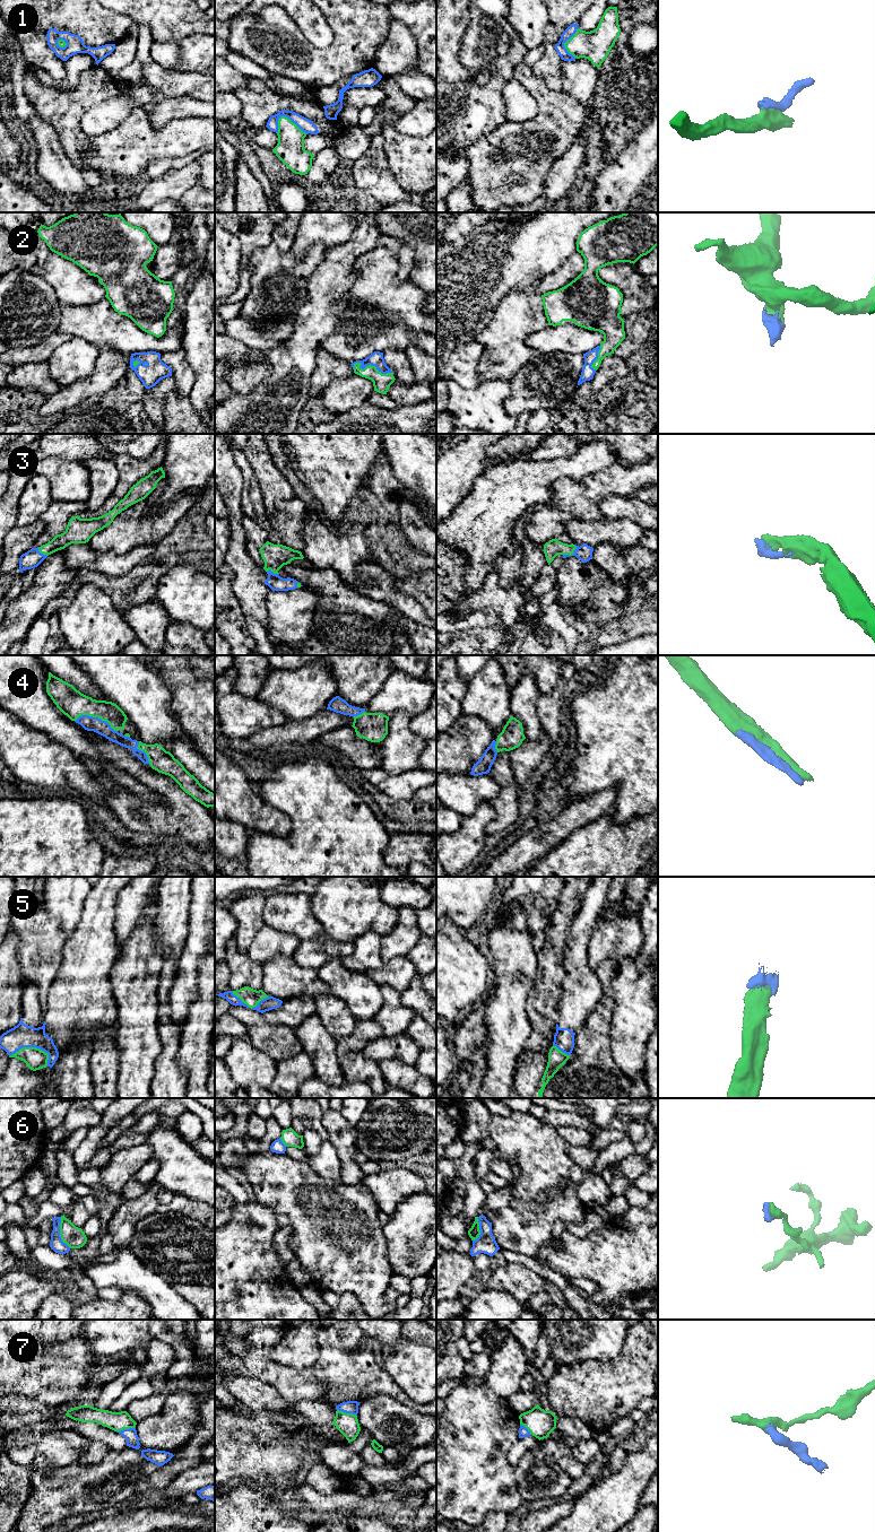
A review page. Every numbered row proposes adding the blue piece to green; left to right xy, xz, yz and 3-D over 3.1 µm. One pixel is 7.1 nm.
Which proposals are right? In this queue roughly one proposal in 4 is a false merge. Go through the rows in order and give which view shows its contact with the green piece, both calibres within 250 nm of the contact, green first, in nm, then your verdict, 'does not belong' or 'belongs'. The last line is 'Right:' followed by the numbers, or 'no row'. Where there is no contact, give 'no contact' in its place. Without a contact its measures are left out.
1: contact in xz; calibres 200 and 100 nm; does not belong
2: contact in xz; calibres 130 and 100 nm; belongs
3: contact in yz; calibres 120 and 110 nm; belongs
4: contact in xy; calibres 190 and 110 nm; belongs
5: contact in xy; calibres 150 and 160 nm; belongs
6: contact in xy; calibres 150 and 90 nm; does not belong
7: contact in xz; calibres 160 and 100 nm; belongs
Right: 2, 3, 4, 5, 7

